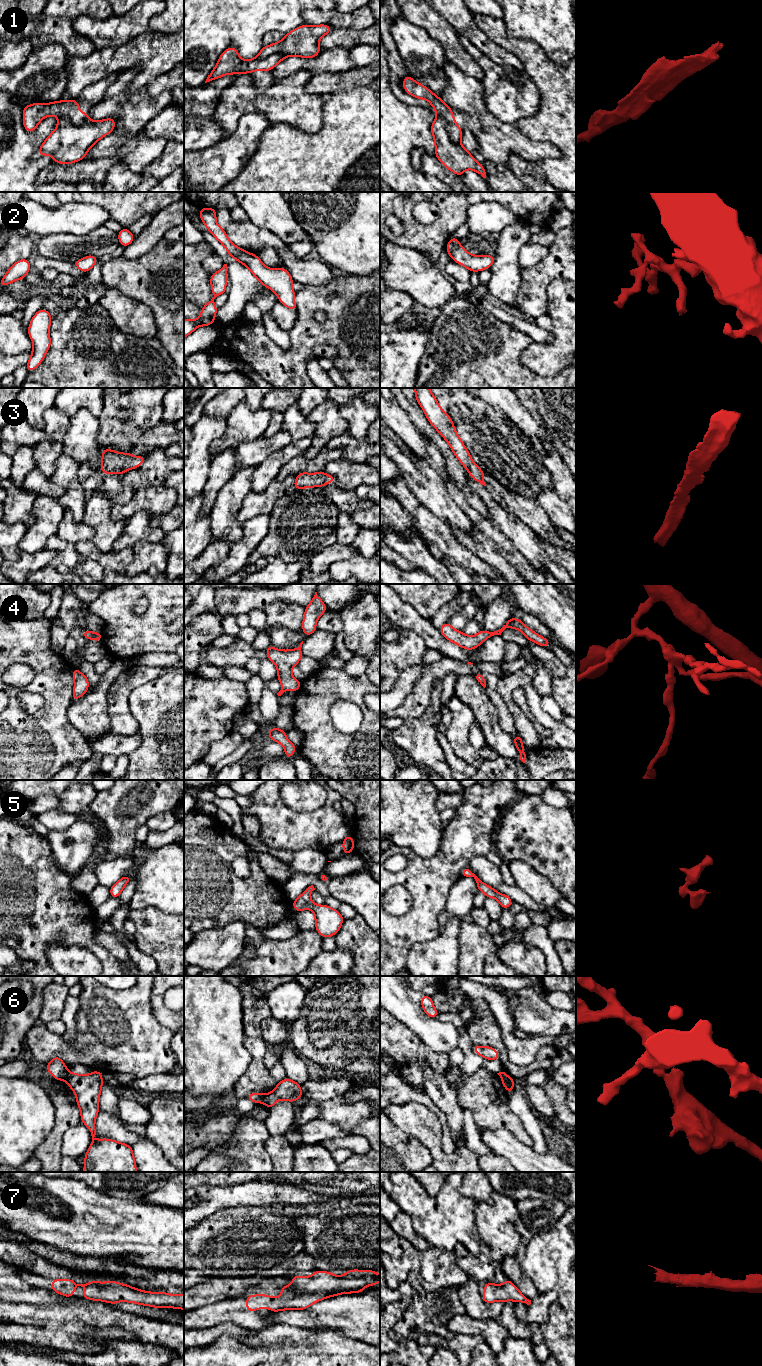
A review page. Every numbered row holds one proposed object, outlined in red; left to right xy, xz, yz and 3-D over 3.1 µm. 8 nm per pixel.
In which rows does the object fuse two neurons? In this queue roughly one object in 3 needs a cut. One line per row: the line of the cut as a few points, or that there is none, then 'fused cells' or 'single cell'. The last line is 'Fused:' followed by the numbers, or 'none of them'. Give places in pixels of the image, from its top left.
1: cut yz (437, 113), (445, 121), (449, 137), (459, 143); fused cells
2: cut none; single cell
3: cut none; single cell
4: cut none; single cell
5: cut none; single cell
6: cut xz (265, 1095), (261, 1102); fused cells
7: cut none; single cell
Fused: 1, 6

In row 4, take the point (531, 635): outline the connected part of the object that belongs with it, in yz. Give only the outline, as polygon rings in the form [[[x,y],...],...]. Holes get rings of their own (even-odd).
[[[511,617],[506,624],[499,630],[494,632],[489,632],[486,630],[481,630],[478,634],[474,636],[467,636],[461,631],[455,630],[449,622],[444,623],[440,628],[440,633],[449,641],[457,644],[458,646],[472,650],[476,649],[481,643],[483,643],[486,639],[494,636],[501,635],[501,633],[506,628],[515,628],[521,631],[528,639],[528,641],[533,641],[540,646],[547,648],[551,640],[545,639],[544,637],[537,634],[535,631],[529,629],[521,620]]]

